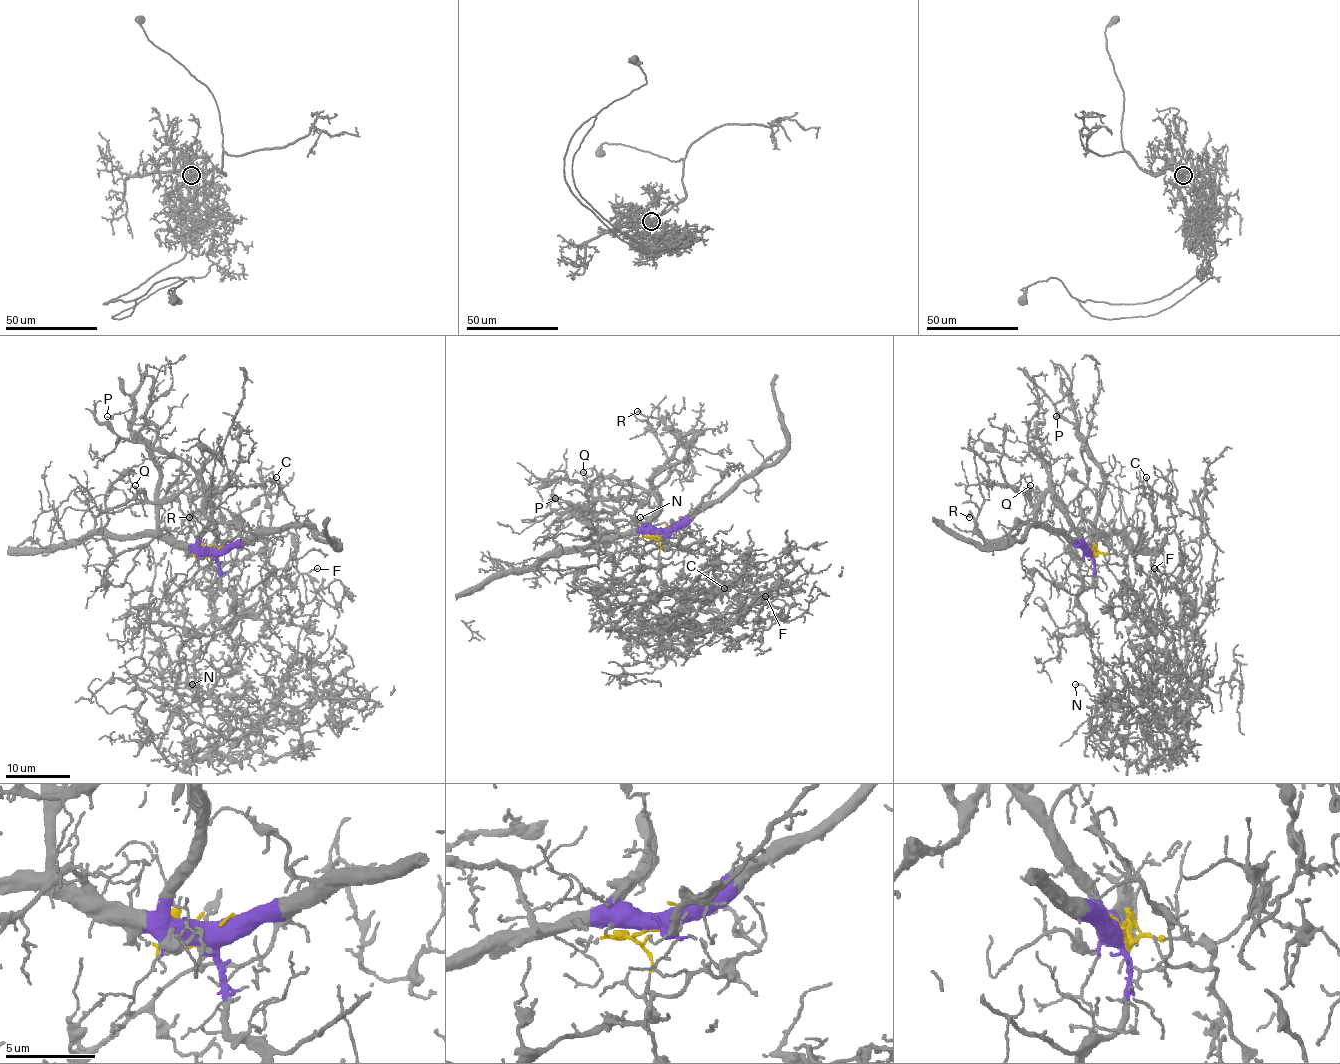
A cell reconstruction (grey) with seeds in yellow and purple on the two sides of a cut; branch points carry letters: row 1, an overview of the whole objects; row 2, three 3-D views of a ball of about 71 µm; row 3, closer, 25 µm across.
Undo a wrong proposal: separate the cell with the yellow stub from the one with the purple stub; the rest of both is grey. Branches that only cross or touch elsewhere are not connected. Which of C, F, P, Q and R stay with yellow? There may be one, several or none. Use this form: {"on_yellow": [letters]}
{"on_yellow": ["C", "F"]}

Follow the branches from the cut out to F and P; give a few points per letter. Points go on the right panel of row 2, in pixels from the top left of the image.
F: (1091, 548), (1124, 559), (1189, 709), (1187, 688), (1202, 685), (1203, 643), (1189, 628), (1182, 596), (1153, 569)
P: (1091, 548), (1097, 501), (1103, 490), (1102, 466), (1076, 429), (1076, 416), (1066, 408), (1057, 416)

